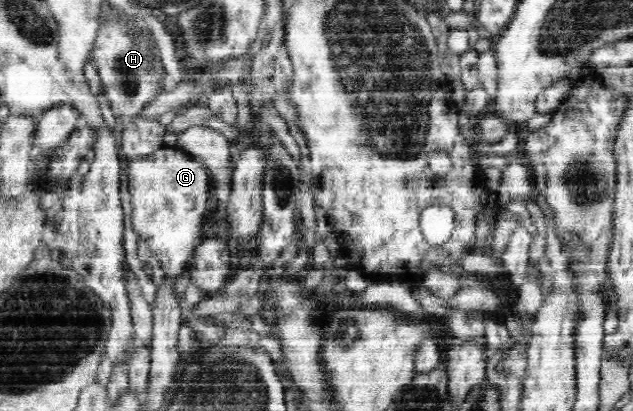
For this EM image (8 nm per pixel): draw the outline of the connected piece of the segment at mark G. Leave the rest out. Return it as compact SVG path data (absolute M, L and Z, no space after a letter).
M163 146L147 156L129 160L127 170L129 172L133 230L139 235L140 242L150 248L166 274L172 278L176 277L186 269L195 247L202 241L205 234L202 222L209 217L206 210L206 199L211 184L208 167L202 159L184 150Z

